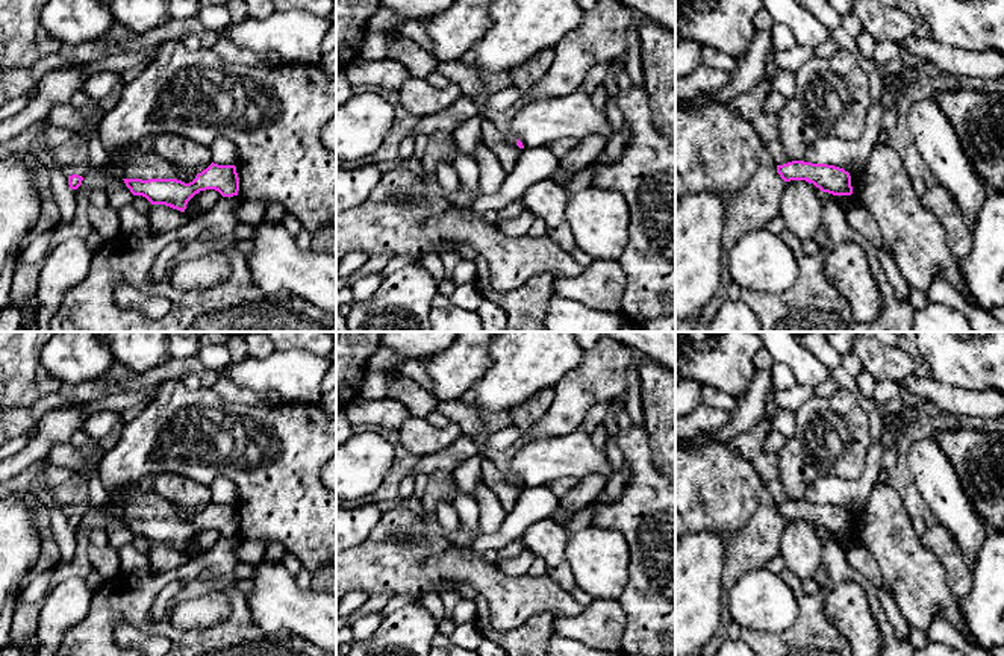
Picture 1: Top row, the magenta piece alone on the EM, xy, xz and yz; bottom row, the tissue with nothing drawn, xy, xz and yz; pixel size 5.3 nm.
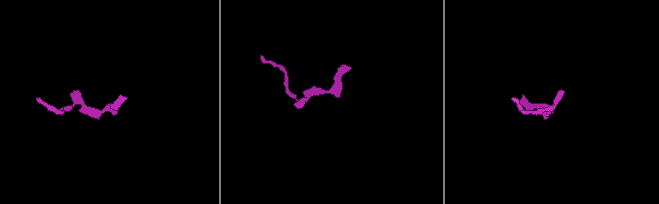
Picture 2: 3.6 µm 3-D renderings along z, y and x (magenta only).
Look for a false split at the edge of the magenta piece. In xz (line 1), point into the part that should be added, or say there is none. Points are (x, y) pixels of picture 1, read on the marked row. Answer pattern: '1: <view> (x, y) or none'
1: none

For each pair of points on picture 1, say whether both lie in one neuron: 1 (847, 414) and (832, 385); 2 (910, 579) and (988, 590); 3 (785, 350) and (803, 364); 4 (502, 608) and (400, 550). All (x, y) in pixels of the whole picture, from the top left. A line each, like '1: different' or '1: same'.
1: different
2: different
3: same
4: same

